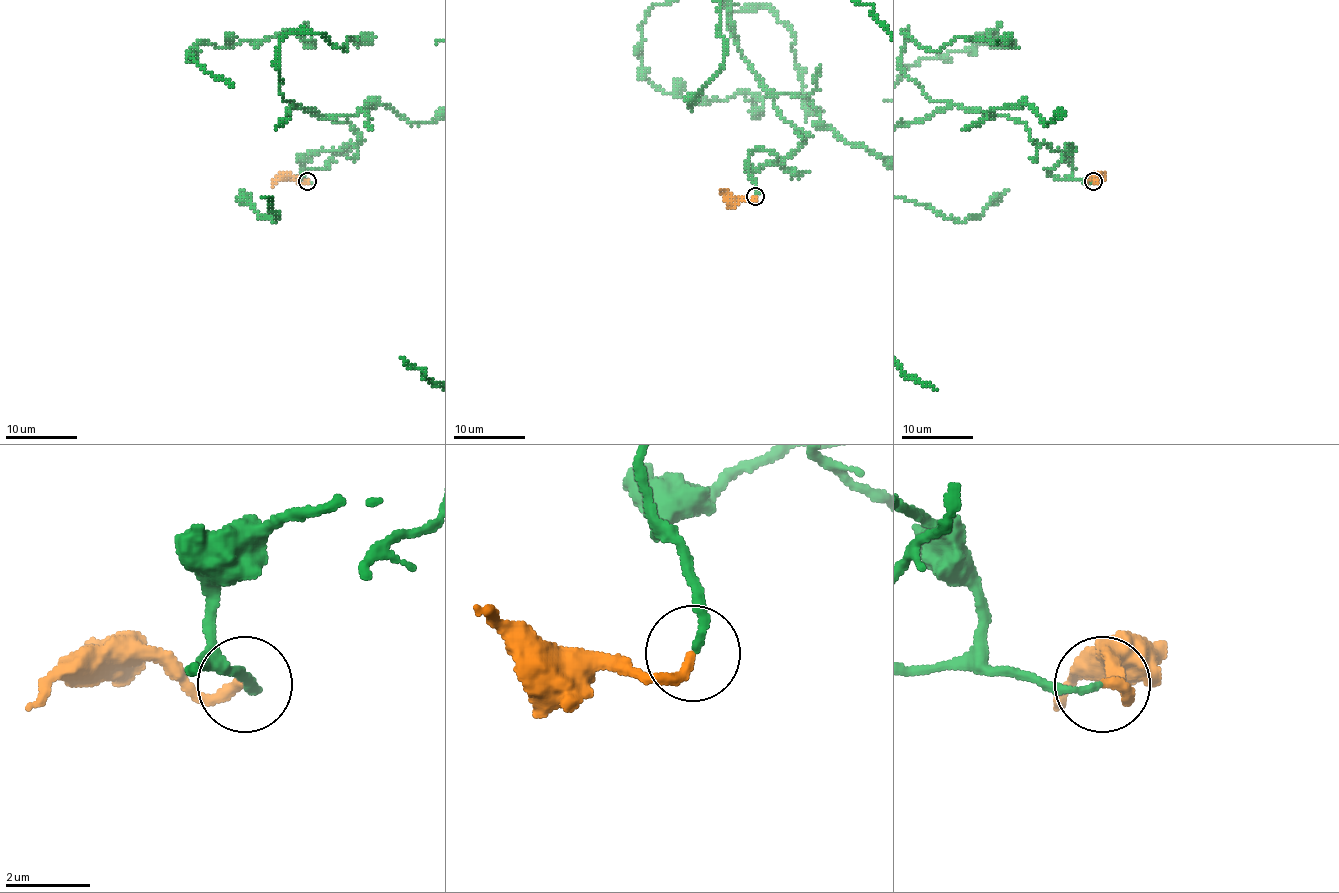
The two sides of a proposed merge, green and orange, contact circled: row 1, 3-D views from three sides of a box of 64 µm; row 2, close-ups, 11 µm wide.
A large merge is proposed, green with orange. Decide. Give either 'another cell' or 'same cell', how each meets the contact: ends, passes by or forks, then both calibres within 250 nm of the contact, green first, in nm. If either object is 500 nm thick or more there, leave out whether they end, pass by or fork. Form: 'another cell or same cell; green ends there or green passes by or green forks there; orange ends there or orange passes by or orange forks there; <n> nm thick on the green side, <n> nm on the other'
same cell; green ends there; orange ends there; 170 nm thick on the green side, 260 nm on the other

